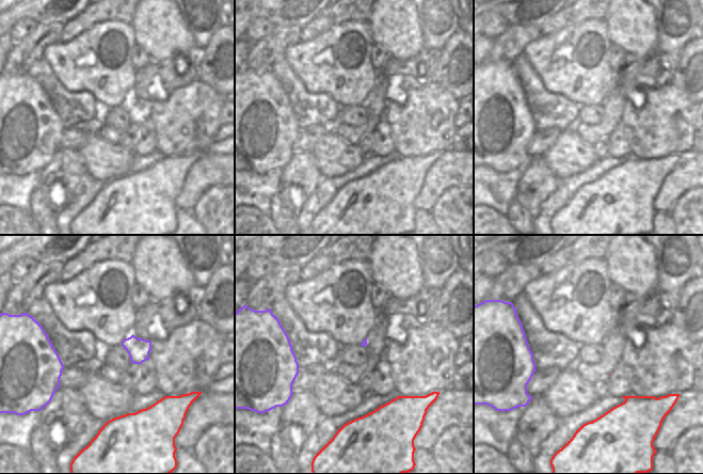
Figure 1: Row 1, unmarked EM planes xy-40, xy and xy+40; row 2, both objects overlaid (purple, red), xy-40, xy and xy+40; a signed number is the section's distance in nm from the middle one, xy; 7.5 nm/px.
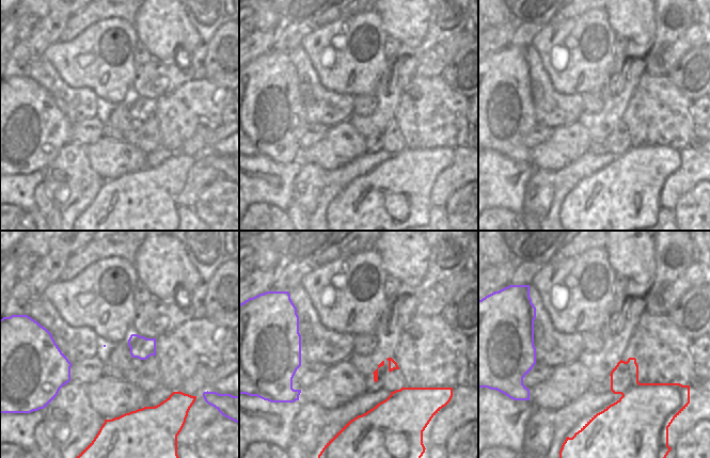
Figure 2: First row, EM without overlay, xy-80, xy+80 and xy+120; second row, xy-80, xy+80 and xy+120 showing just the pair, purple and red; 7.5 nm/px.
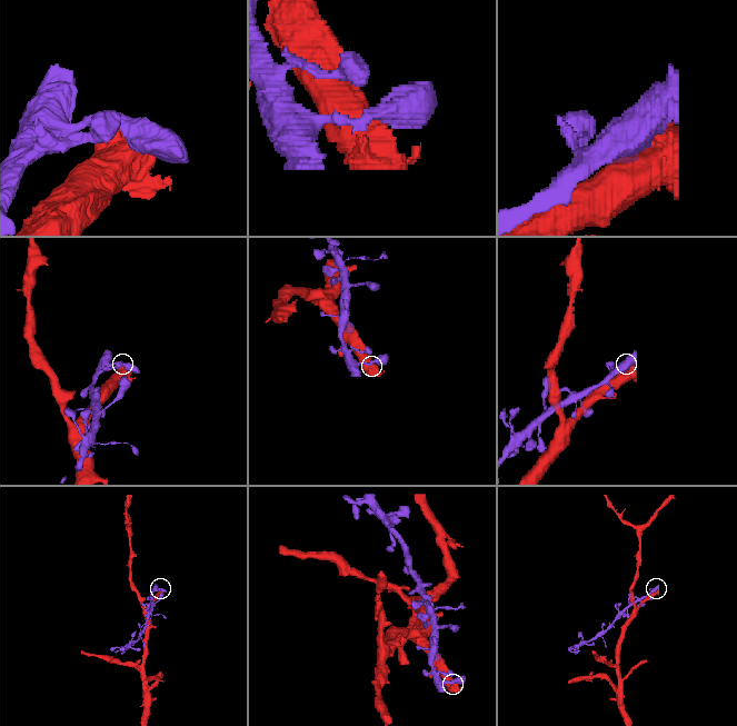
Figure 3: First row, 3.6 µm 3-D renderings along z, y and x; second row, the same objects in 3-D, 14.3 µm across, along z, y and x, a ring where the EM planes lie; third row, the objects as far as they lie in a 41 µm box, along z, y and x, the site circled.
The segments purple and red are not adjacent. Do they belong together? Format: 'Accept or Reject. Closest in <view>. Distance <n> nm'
Reject. Closest in xy-40. Distance 300 nm.

